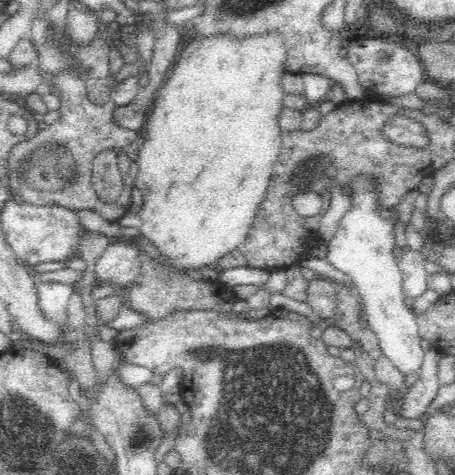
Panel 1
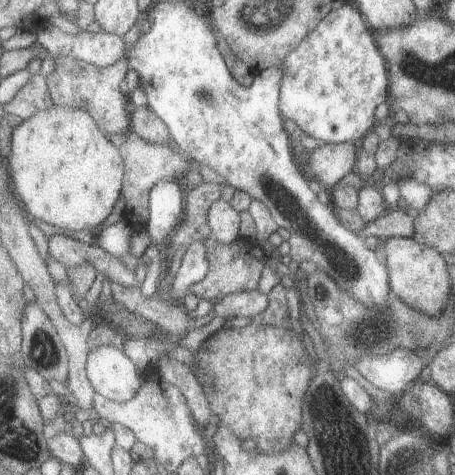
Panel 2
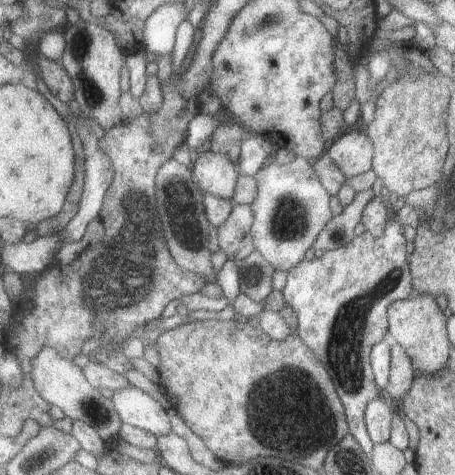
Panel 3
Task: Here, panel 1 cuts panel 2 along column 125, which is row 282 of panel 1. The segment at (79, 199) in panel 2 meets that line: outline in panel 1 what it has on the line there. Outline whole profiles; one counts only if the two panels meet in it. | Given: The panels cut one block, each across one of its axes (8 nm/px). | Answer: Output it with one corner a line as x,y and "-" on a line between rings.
276,34
268,36
268,38
250,38
250,40
230,40
224,36
214,36
212,40
198,40
198,42
190,42
184,52
180,54
172,76
166,80
166,84
158,90
156,94
156,102
152,106
152,112
148,114
146,120
146,142
140,148
138,154
138,164
140,164
140,172
136,176
134,182
134,190
140,190
144,196
144,204
138,212
126,212
118,224
122,228
136,228
140,236
148,238
154,248
162,254
162,282
164,284
172,284
174,276
188,276
186,272
192,270
200,270
200,268
218,268
218,262
222,258
226,258
230,252
238,250
242,244
246,244
248,236
250,236
250,228
252,222
256,220
258,208
262,204
262,200
268,194
268,186
270,186
270,176
274,174
274,164
278,162
278,152
282,148
282,130
278,126
278,114
284,108
284,90
282,90
282,76
286,74
286,44
282,38
278,38

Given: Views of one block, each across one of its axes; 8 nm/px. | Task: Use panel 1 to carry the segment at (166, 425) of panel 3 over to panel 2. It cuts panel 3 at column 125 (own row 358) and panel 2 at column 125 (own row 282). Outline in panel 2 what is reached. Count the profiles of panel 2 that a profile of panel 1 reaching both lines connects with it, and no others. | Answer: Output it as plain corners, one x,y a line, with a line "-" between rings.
117,346
95,348
89,354
89,378
97,394
127,404
145,386
145,374
129,354

